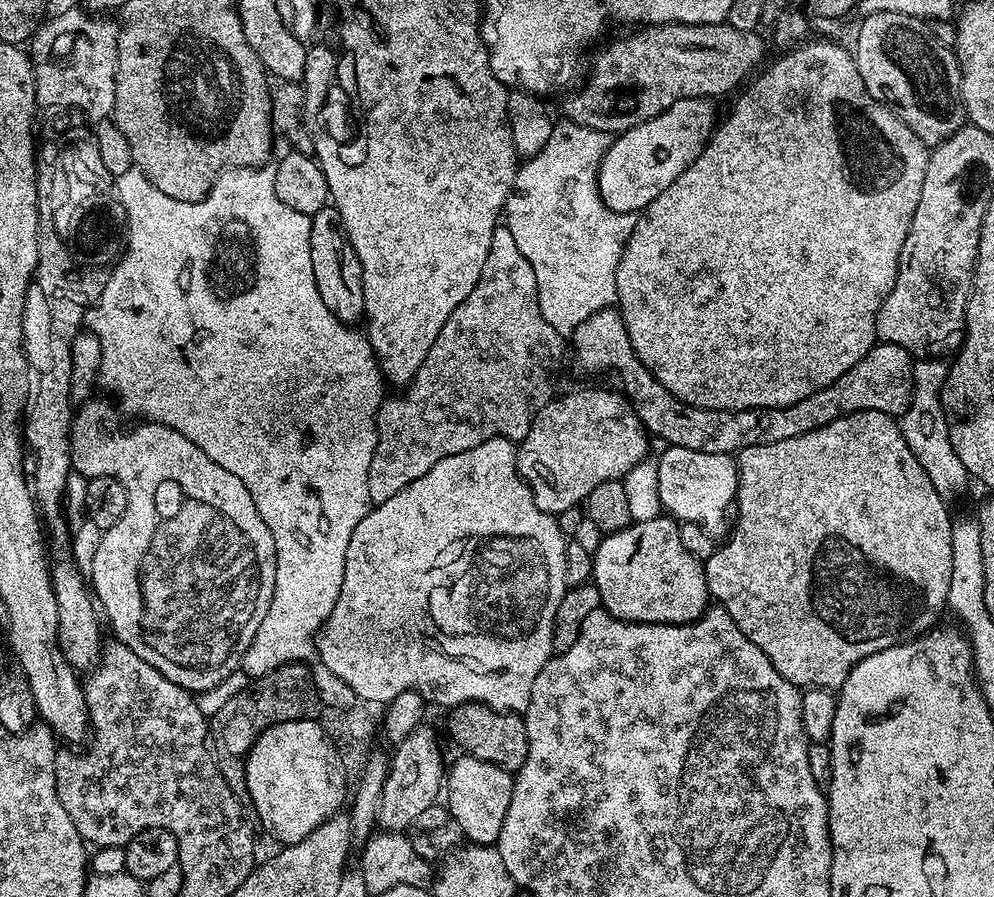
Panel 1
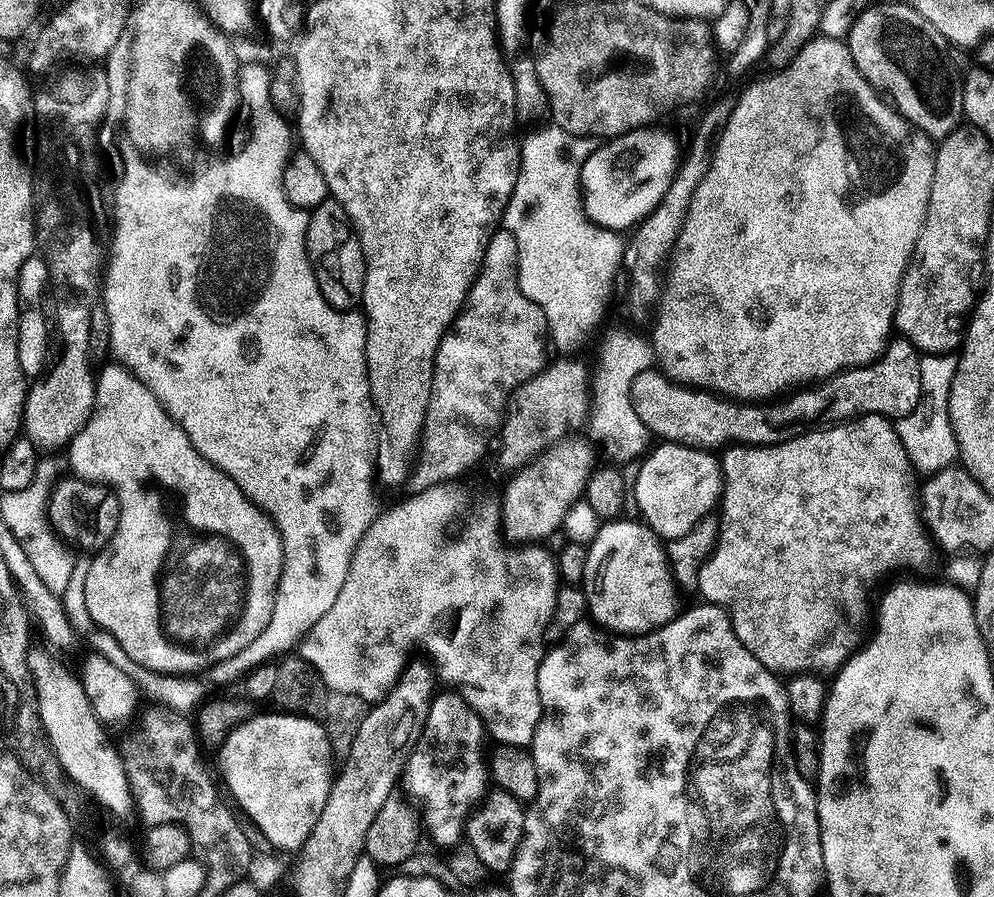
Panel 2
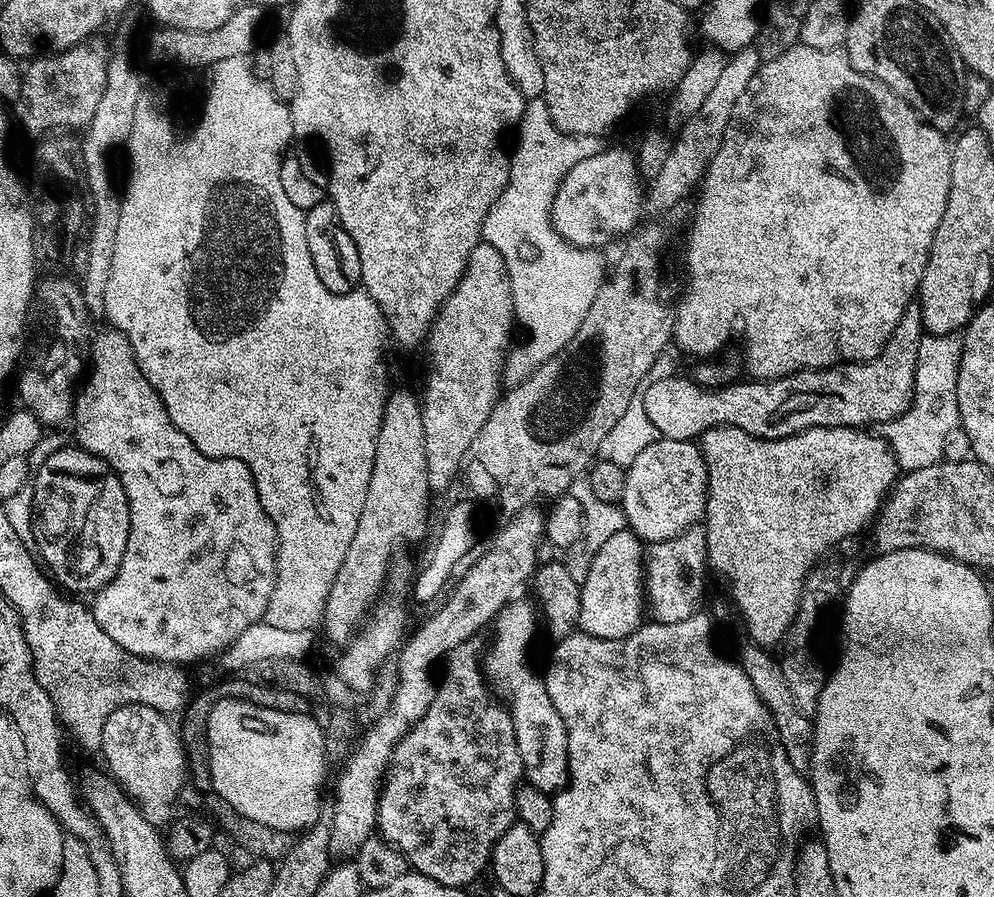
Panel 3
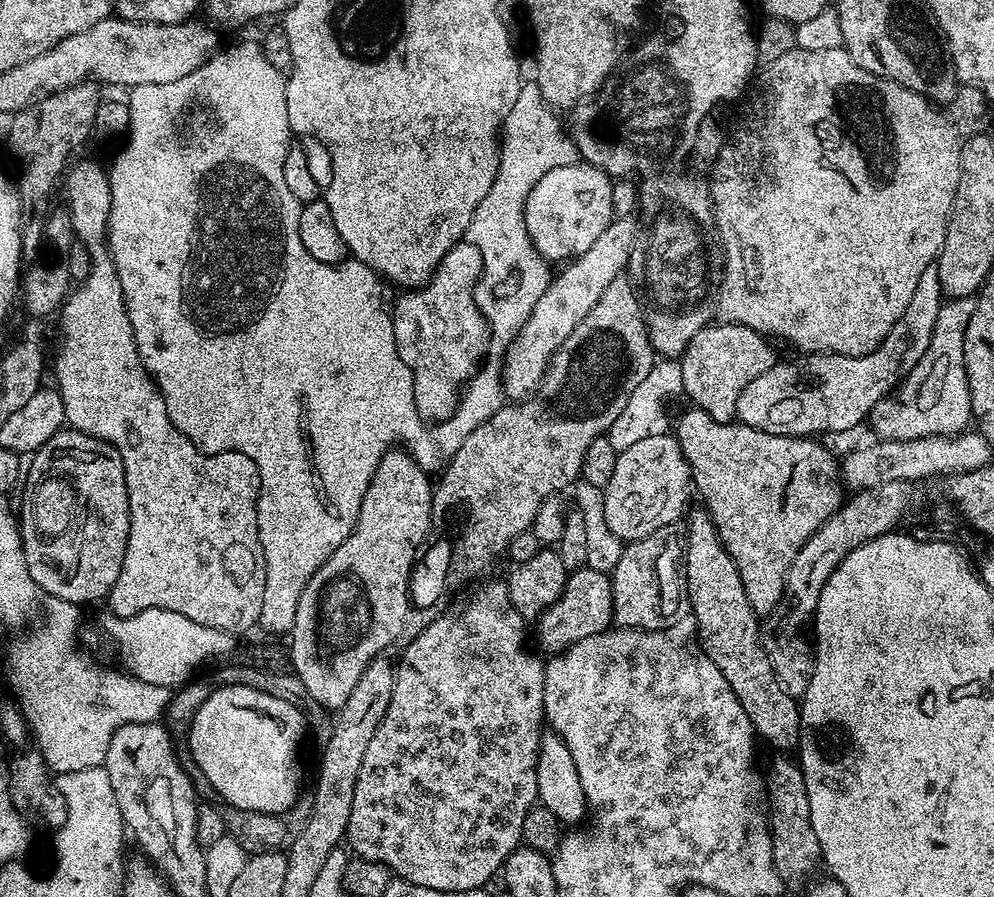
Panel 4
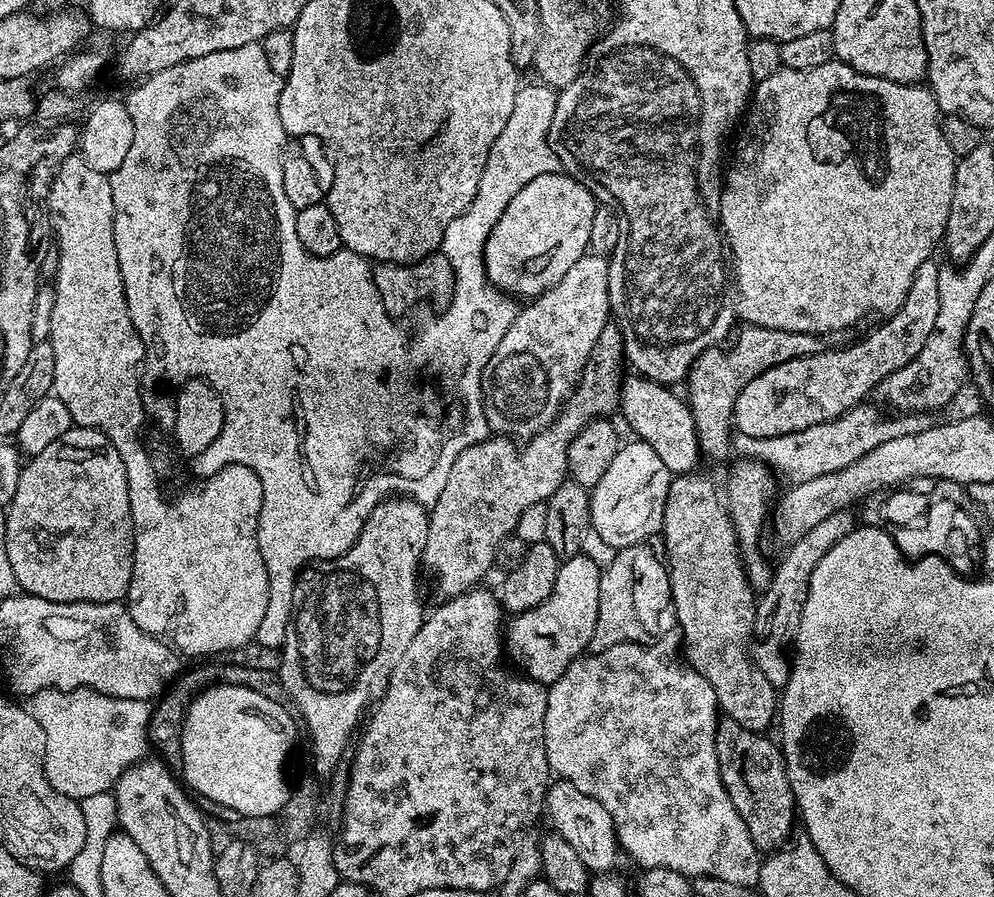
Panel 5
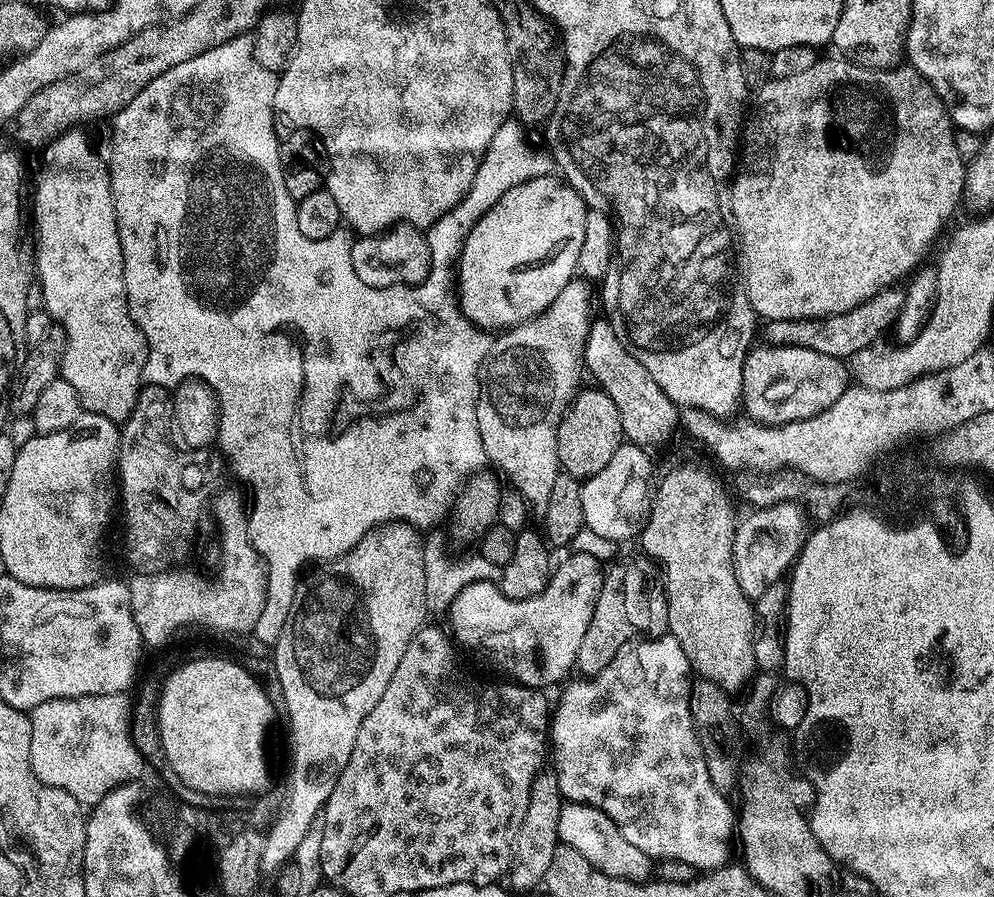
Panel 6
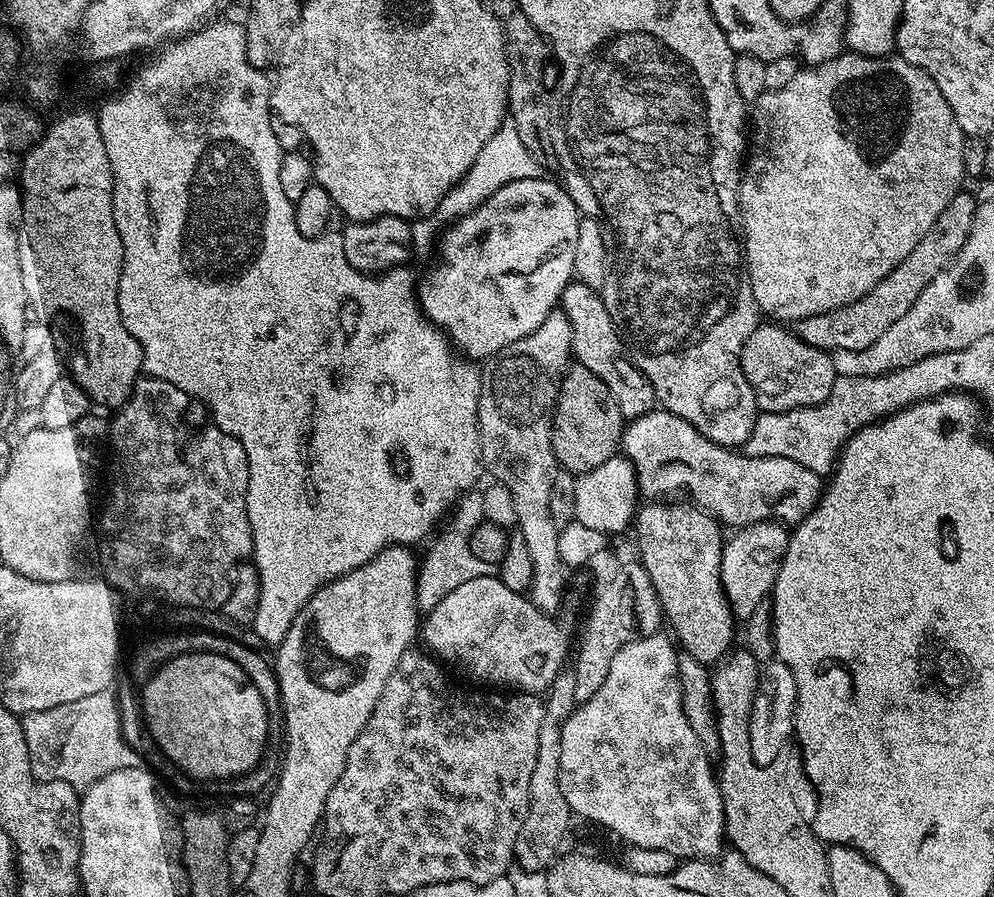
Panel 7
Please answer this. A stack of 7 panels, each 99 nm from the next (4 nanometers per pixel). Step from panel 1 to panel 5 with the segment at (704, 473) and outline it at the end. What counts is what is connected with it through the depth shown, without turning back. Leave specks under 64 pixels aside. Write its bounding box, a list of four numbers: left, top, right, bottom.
[590,439,674,550]

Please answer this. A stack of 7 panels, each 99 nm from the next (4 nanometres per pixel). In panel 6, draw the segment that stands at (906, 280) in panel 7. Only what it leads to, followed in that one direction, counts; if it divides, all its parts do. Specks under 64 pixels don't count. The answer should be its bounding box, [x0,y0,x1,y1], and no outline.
[762,286,904,361]

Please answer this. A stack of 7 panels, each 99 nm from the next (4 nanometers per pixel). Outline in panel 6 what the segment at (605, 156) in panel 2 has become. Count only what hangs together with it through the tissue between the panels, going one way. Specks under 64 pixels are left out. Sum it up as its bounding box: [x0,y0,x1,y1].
[458,174,589,330]

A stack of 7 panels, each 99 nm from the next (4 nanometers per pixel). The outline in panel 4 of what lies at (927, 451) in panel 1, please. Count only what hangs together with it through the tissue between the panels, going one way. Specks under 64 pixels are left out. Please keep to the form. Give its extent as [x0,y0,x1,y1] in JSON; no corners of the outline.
[869,299,975,440]

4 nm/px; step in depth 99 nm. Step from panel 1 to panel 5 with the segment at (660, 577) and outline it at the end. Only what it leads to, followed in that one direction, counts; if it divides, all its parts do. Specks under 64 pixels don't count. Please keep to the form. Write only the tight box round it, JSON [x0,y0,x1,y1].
[506,554,601,686]

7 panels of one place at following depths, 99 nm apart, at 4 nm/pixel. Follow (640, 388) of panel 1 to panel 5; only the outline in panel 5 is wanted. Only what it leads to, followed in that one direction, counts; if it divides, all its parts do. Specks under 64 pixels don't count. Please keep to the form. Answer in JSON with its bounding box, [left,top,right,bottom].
[732,259,941,440]

